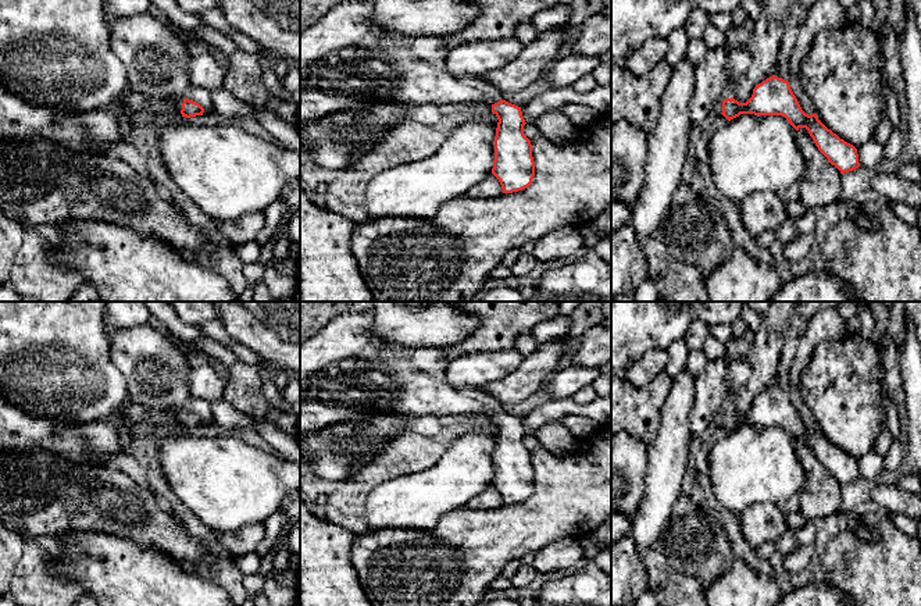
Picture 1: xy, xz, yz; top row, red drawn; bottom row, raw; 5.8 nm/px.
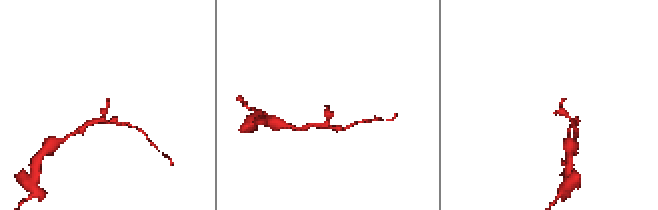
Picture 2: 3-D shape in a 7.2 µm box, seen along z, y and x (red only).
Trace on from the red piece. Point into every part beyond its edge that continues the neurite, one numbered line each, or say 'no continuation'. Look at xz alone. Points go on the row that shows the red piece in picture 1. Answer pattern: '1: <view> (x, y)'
1: xz (346, 61)

